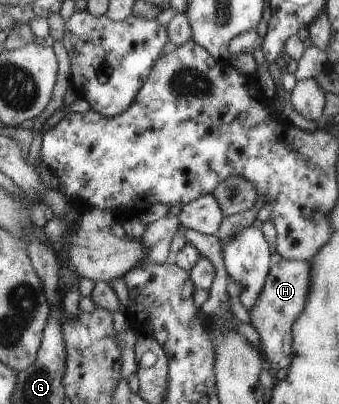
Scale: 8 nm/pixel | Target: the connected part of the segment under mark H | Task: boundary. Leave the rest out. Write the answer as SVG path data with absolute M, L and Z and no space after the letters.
M280 259L269 270L265 278L264 288L252 309L248 309L249 324L259 336L259 348L265 354L269 372L273 375L280 368L291 364L293 358L293 322L304 309L310 290L312 266L310 261L289 261Z

